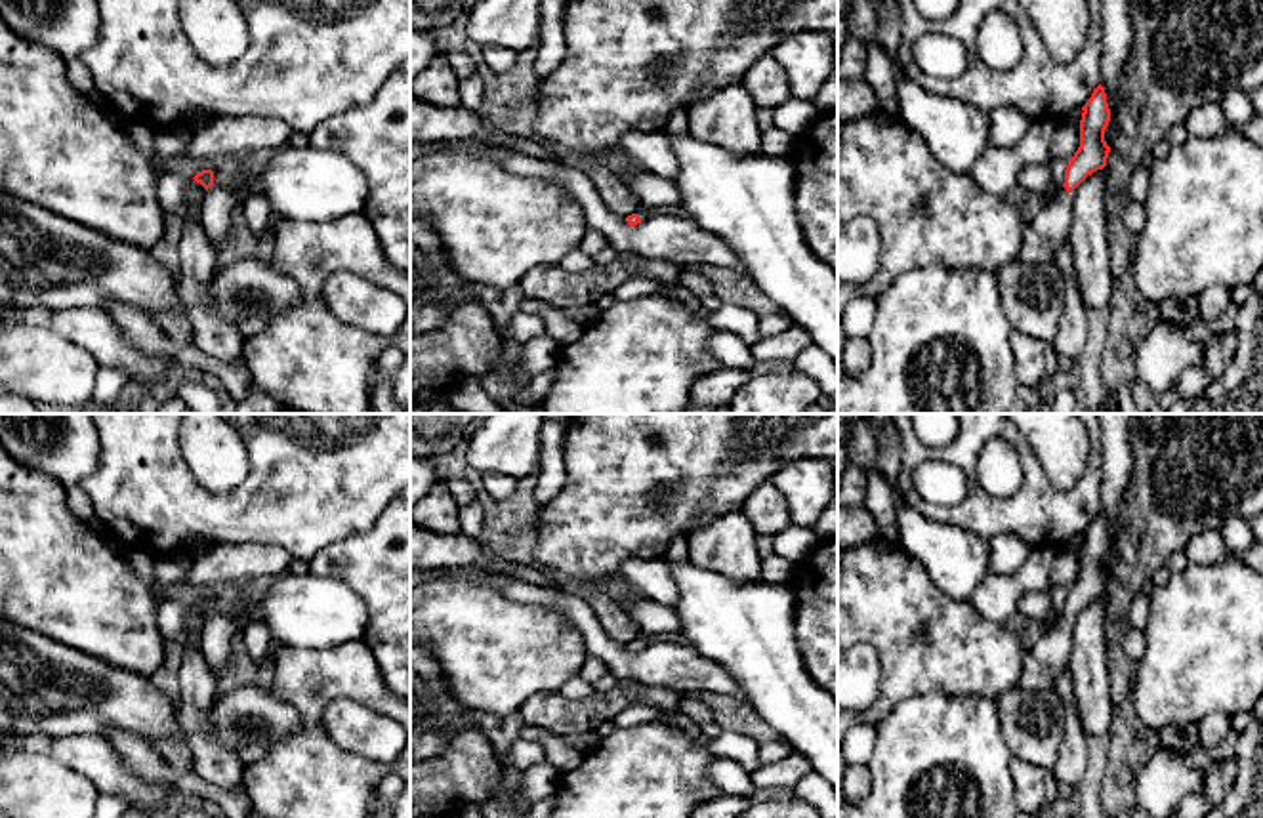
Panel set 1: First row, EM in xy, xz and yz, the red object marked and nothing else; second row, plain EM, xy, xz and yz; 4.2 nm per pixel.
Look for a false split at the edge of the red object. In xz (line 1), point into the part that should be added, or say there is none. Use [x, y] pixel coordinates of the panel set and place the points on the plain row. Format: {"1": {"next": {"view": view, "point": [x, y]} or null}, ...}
{"1": {"next": {"view": "xz", "point": [643, 639]}}}

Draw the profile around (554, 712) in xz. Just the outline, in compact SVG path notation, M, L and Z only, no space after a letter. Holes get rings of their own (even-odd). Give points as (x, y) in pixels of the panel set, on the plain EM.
M618 681L607 692L595 692L582 700L569 700L561 692L534 694L521 706L523 723L570 736L593 732L611 723L630 706L656 707L664 719L683 723L679 717L681 696L666 686L645 686L635 681Z

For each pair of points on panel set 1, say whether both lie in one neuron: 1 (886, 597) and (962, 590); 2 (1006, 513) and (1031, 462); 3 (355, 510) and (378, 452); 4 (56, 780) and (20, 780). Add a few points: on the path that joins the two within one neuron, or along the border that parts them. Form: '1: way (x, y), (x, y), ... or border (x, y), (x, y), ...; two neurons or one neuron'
1: border (914, 559), (939, 588), (970, 601); two neurons
2: way (1019, 500), (1031, 489), (1031, 475); one neuron
3: way (355, 496), (355, 475), (365, 466); one neuron
4: way (46, 780), (29, 780); one neuron

